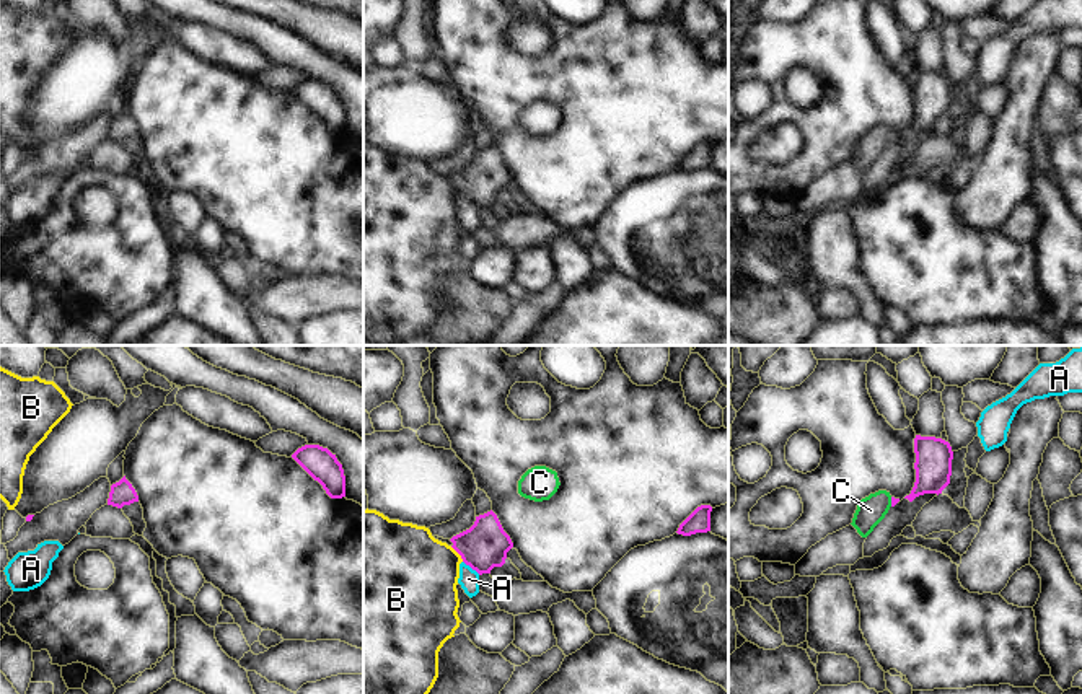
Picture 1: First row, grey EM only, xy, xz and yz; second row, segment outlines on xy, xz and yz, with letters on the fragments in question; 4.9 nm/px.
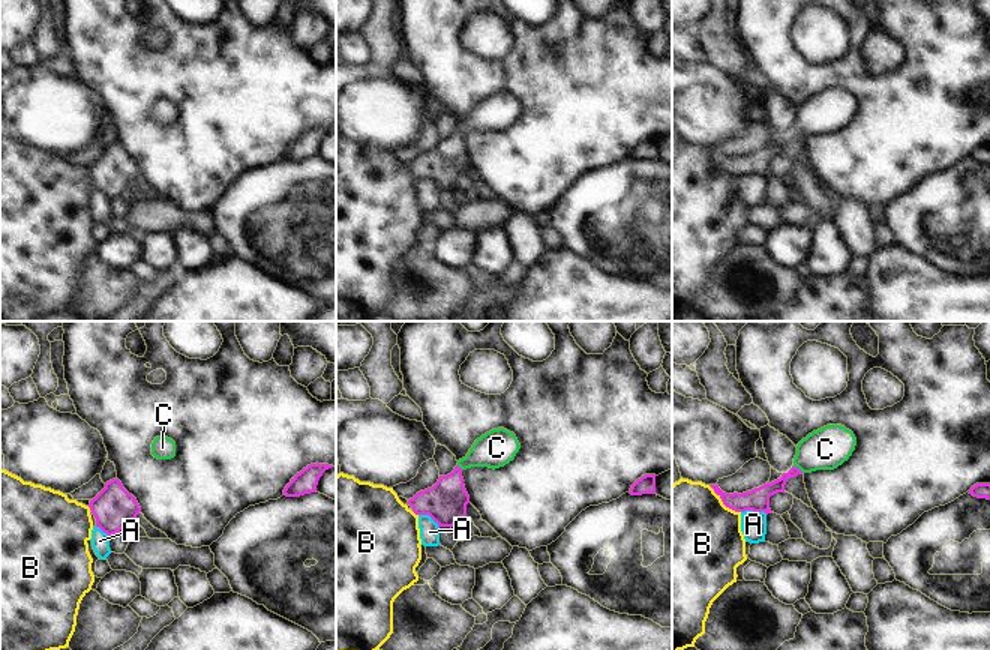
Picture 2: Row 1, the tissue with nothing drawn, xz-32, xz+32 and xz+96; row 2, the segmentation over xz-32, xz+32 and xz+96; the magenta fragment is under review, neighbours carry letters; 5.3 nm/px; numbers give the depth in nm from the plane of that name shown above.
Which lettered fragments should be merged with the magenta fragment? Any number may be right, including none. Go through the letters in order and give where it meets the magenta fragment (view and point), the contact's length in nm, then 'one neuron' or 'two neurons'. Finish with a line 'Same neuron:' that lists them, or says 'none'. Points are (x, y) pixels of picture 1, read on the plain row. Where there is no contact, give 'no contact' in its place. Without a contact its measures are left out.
A: meets magenta in xz at (471, 202); contact 110 nm long; two neurons
B: meets magenta in xz at (458, 188); contact 100 nm long; two neurons
C: meets magenta in yz at (892, 137); contact 50 nm long; one neuron
Same neuron: C

